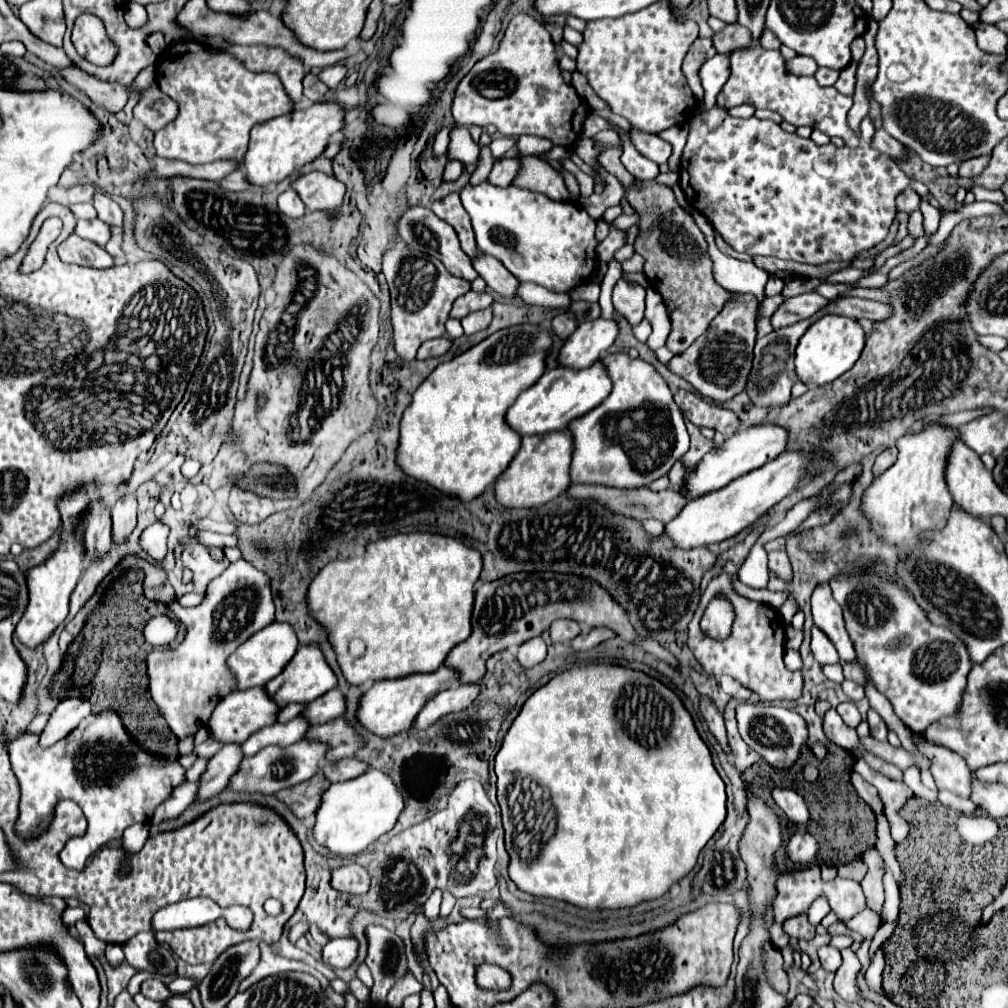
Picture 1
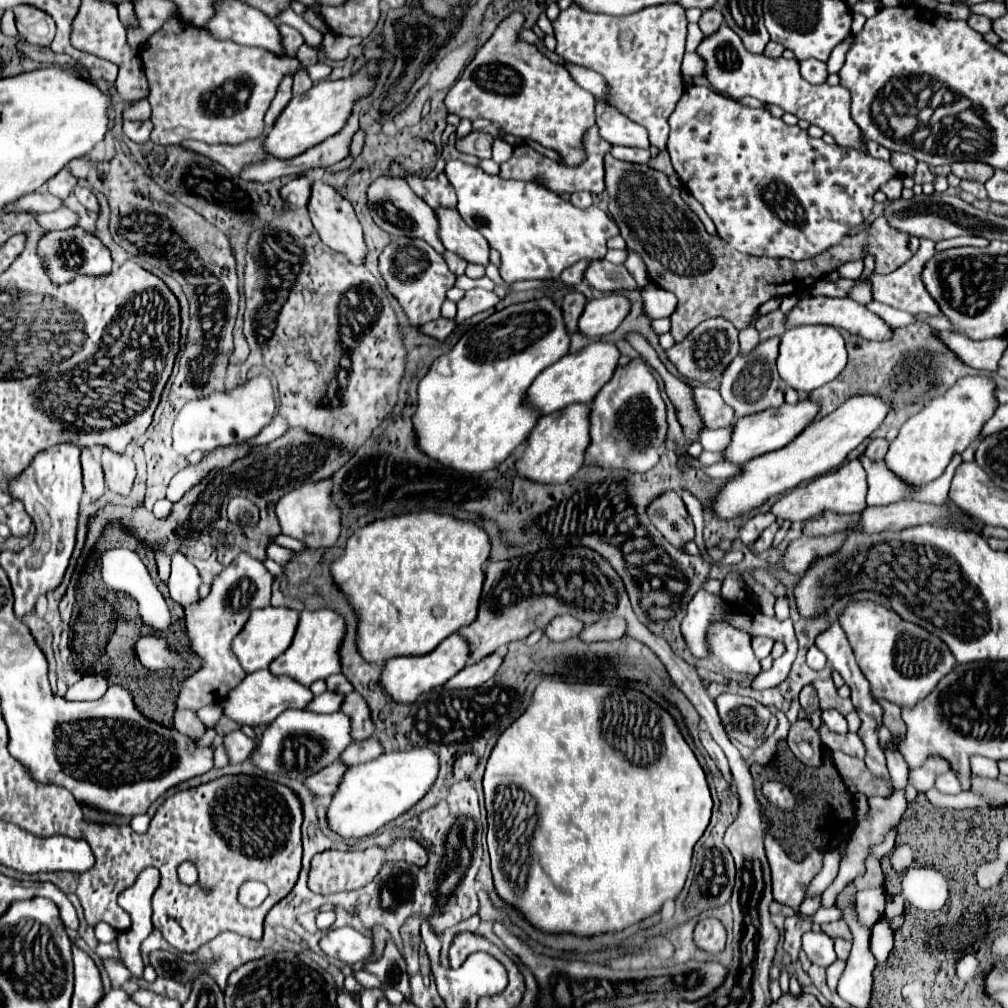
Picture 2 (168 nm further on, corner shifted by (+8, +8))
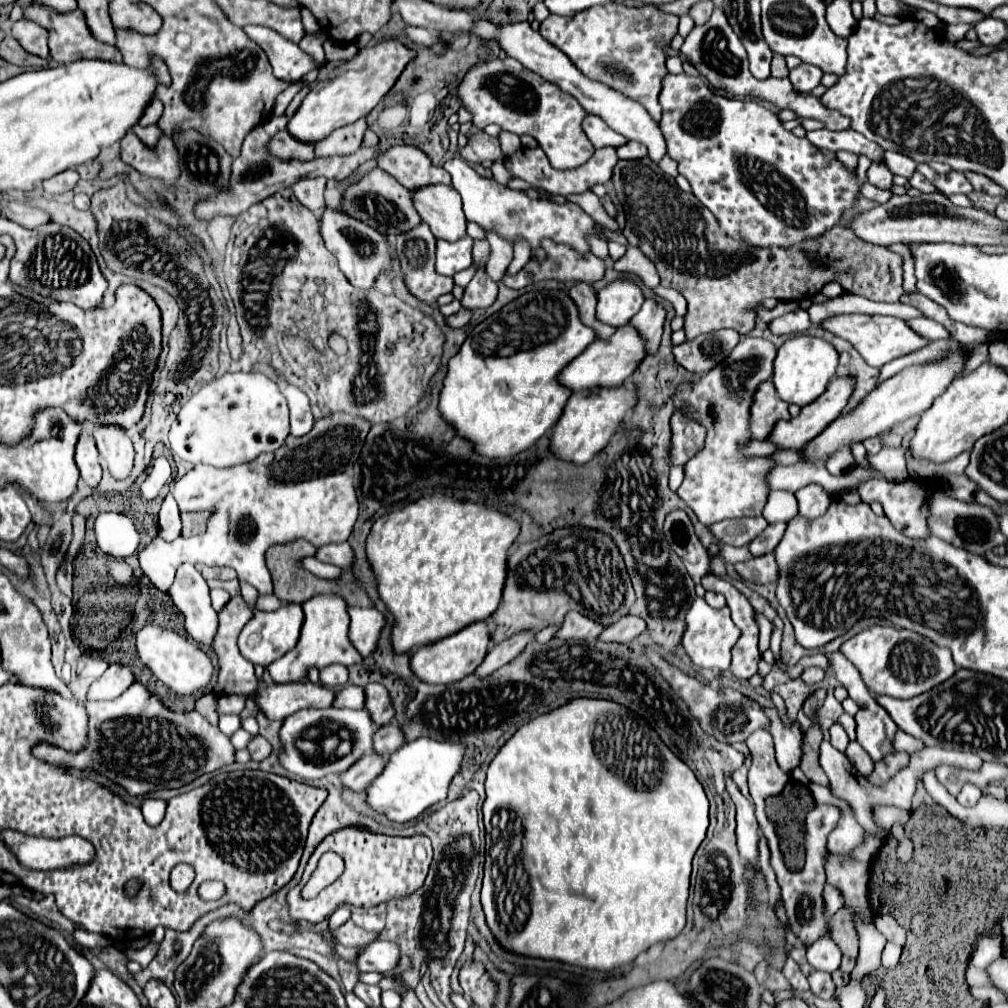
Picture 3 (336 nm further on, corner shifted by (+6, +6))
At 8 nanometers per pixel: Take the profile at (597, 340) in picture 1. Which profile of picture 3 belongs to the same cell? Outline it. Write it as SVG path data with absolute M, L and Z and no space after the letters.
M617 279L605 285L597 297L597 317L611 327L625 325L641 309L645 299L641 287L631 279Z

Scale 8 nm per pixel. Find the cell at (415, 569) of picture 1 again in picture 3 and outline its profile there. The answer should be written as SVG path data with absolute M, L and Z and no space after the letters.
M443 493L421 497L399 511L379 517L367 537L367 557L377 573L379 595L397 619L393 627L393 649L407 653L413 647L417 649L453 635L469 623L489 619L501 603L503 581L507 579L507 551L517 535L519 523L509 515Z

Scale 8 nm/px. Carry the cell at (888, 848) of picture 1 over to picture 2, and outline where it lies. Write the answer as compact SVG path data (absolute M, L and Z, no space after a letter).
M885 895L885 917L887 919L895 919L897 915L903 915L903 905L905 905L905 899L901 895Z

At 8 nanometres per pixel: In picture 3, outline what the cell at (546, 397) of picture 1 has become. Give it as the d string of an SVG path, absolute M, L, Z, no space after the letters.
M627 323L623 327L617 327L617 331L607 341L599 341L599 339L593 341L591 347L587 347L561 371L559 381L567 385L571 391L581 391L591 387L615 387L621 385L625 379L629 379L645 357L647 351L645 351L643 337L637 333L637 329L631 323Z

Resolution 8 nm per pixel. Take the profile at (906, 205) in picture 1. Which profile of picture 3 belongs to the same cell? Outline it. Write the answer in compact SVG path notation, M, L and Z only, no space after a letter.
M871 163L869 171L867 171L867 181L875 187L889 189L893 185L893 173L887 169L885 163Z

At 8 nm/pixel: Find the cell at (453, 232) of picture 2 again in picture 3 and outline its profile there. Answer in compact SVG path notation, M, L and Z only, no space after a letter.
M425 185L425 189L415 189L413 203L417 213L421 215L421 221L425 221L431 227L437 239L457 241L459 237L465 235L465 213L461 209L459 193L455 193L453 185Z

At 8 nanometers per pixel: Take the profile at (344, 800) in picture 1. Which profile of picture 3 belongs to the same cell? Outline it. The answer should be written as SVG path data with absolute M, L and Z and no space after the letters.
M431 737L409 741L389 757L385 771L367 789L367 805L397 823L419 817L425 809L447 797L449 783L459 773L463 757L465 745L453 741L435 741Z

